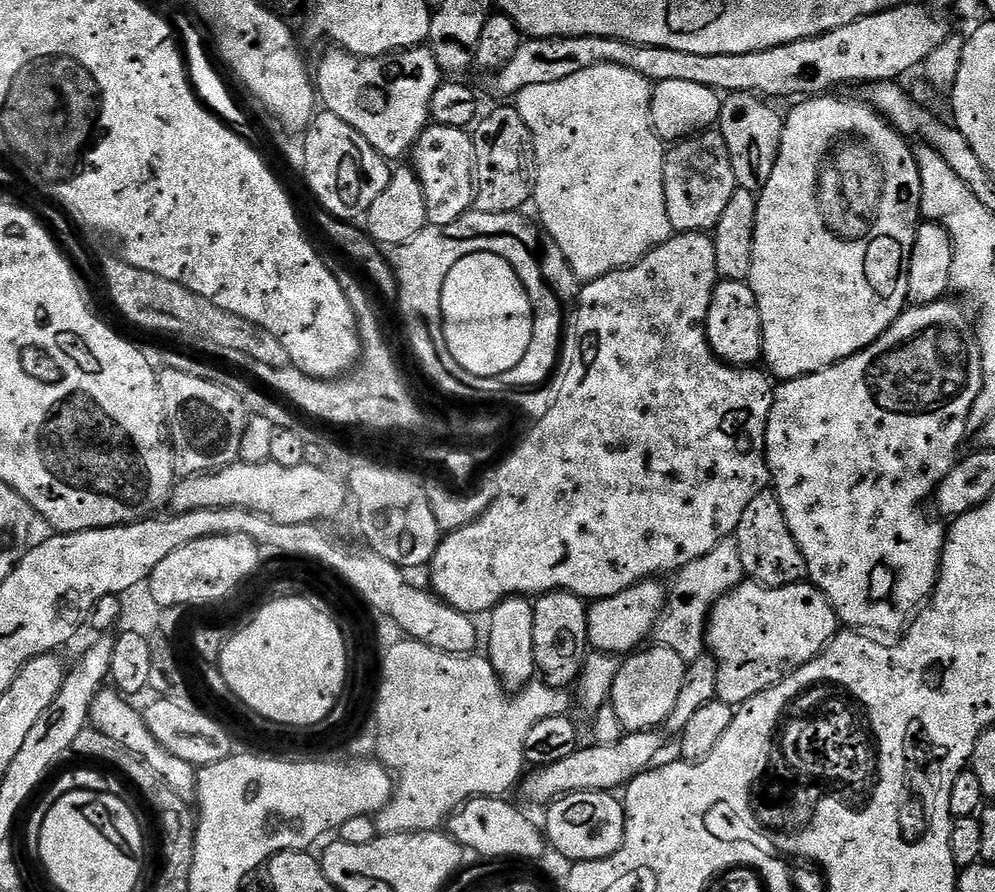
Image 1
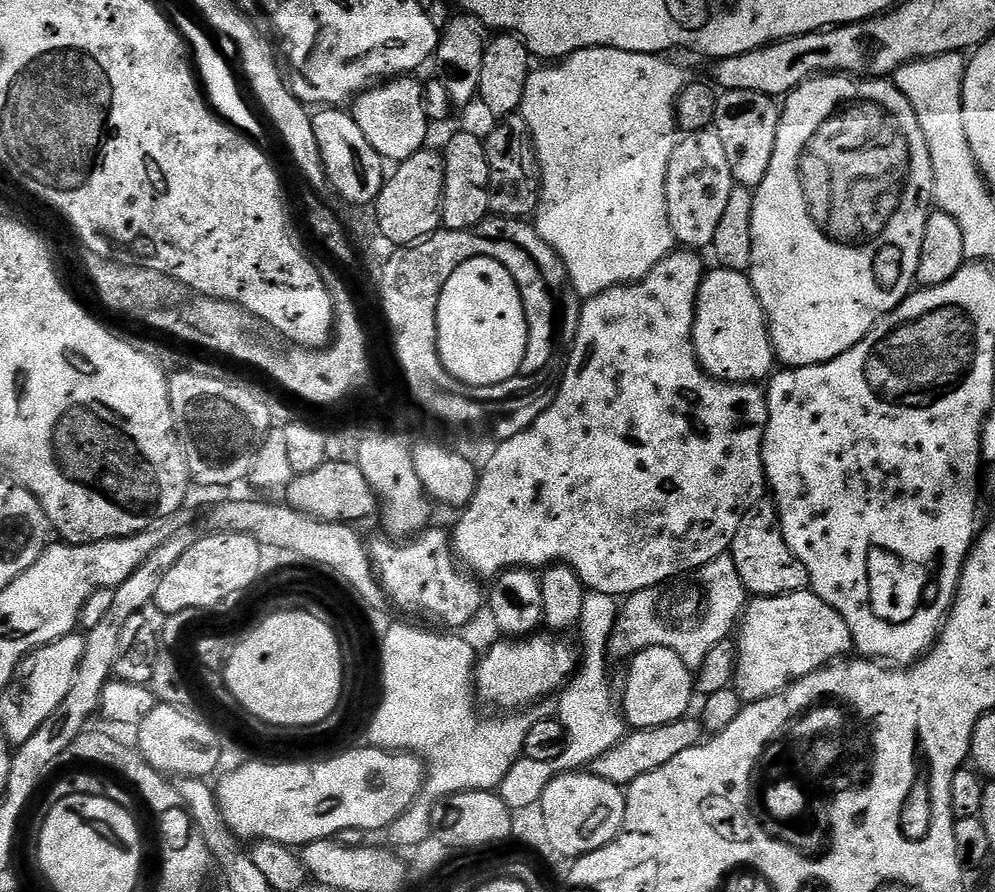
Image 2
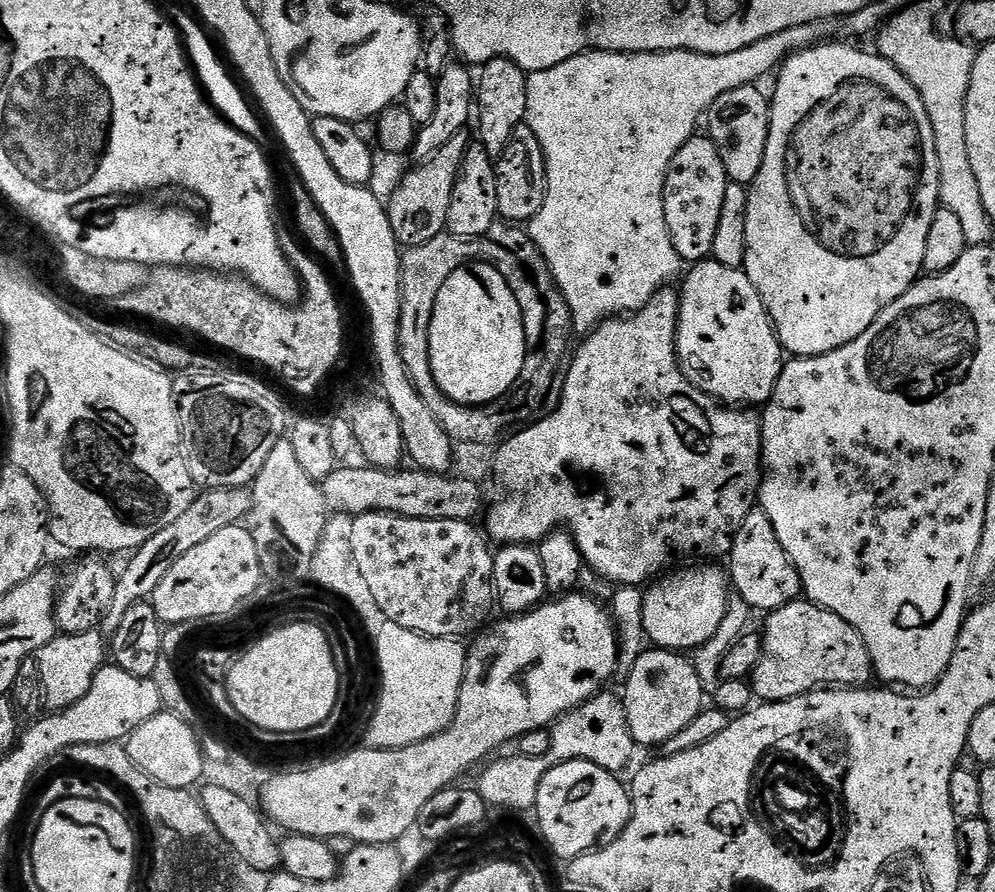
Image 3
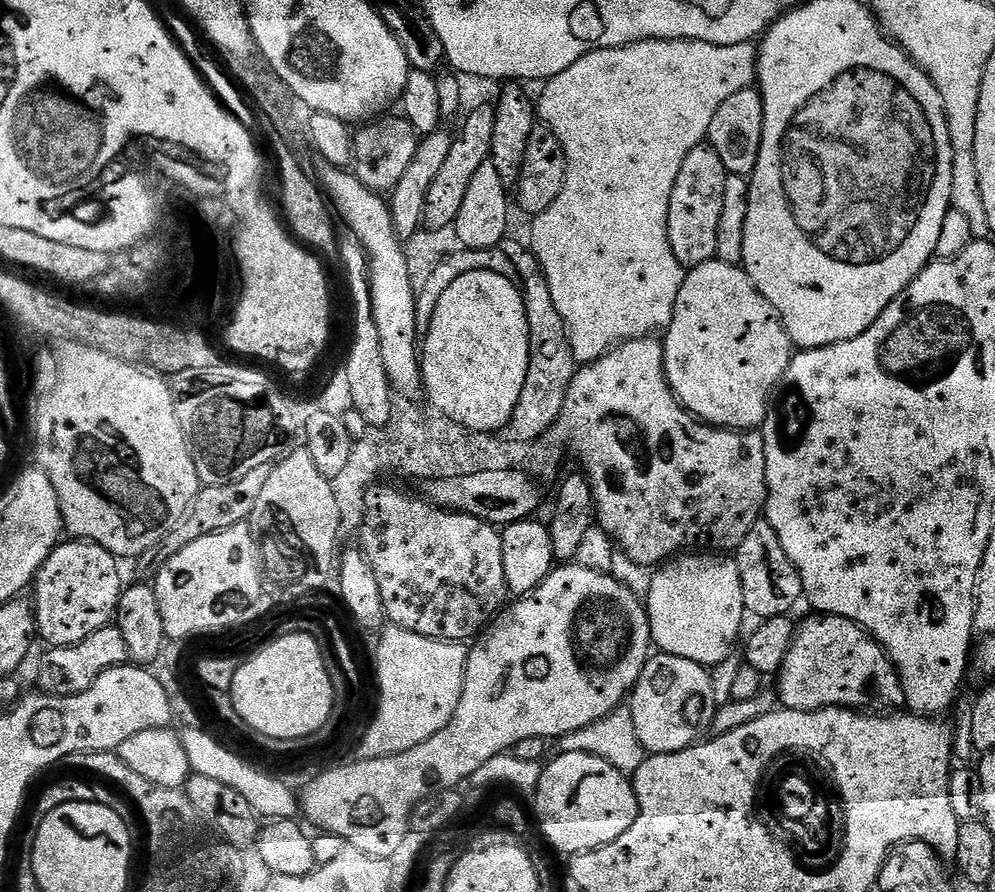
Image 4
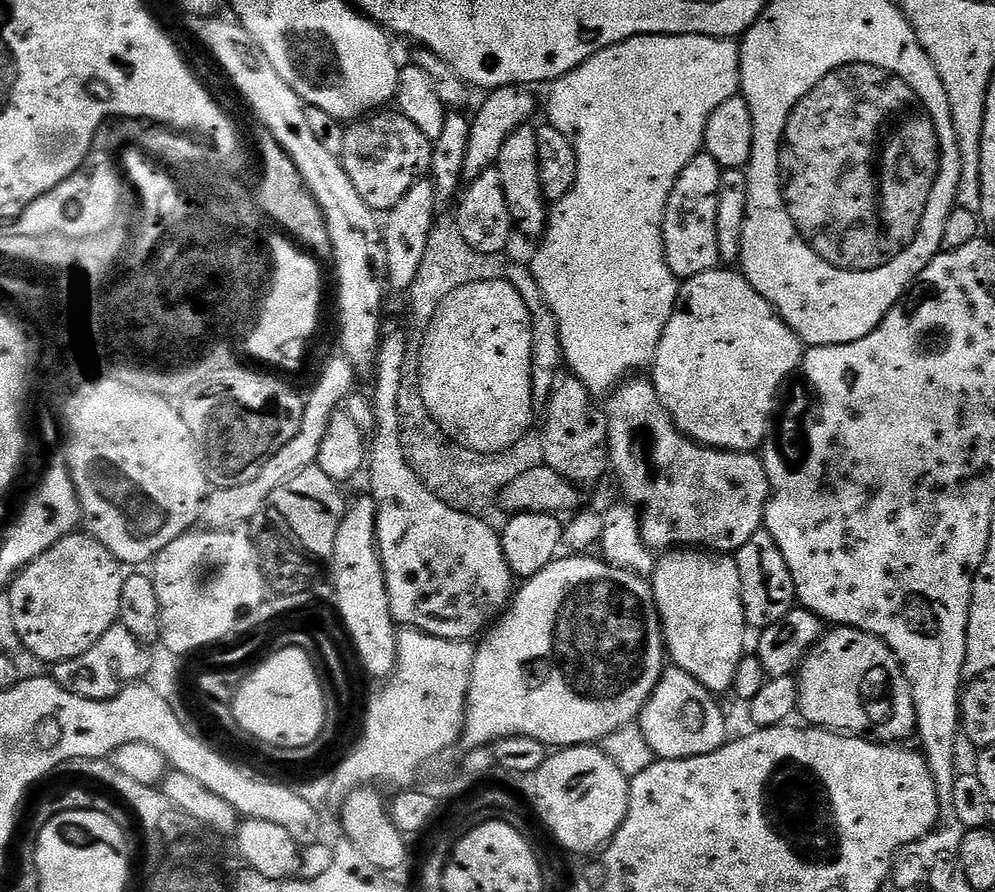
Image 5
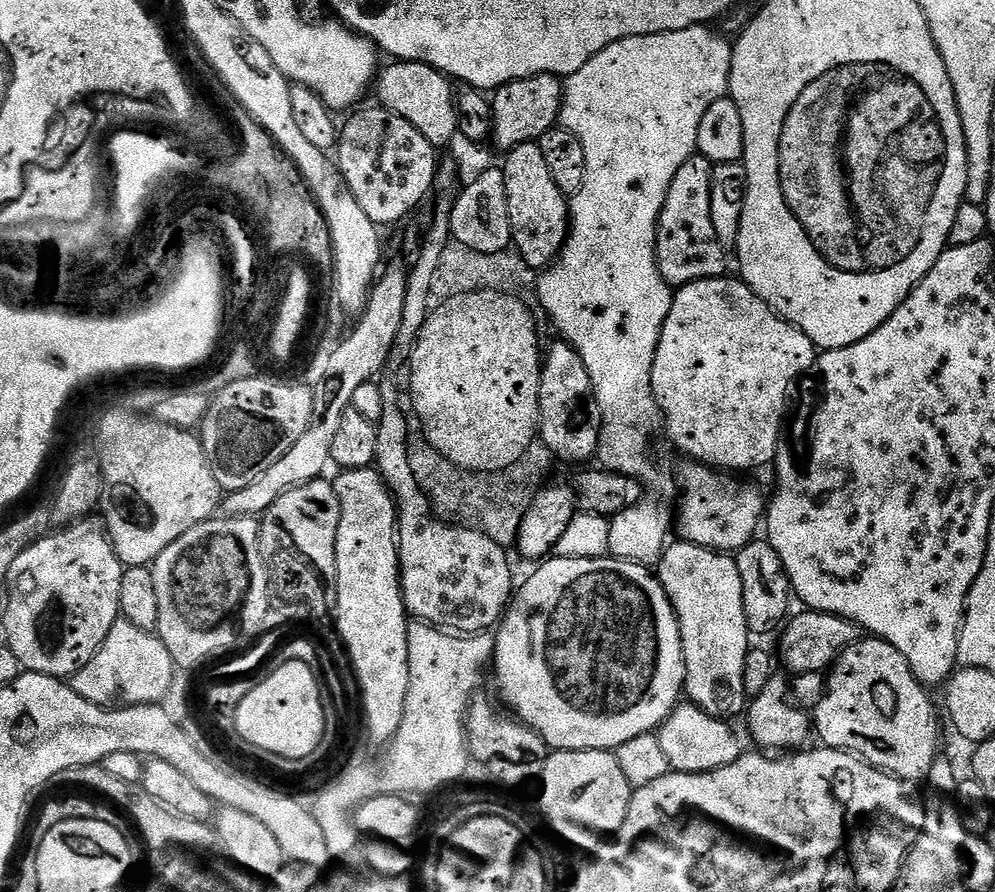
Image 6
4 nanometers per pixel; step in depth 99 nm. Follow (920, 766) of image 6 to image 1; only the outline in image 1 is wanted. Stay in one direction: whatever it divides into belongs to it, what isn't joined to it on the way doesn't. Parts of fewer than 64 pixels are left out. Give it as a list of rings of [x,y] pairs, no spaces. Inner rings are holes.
[[[755,582],[740,584],[725,594],[708,616],[706,648],[716,659],[716,699],[733,706],[746,703],[750,698],[785,680],[794,670],[806,666],[806,662],[813,660],[836,637],[837,631],[838,617],[832,609],[832,603],[811,582],[777,588],[767,588]]]

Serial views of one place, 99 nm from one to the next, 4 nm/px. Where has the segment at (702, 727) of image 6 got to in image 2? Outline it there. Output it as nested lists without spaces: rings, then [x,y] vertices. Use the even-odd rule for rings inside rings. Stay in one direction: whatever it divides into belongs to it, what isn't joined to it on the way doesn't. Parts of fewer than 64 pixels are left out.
[[[662,646],[644,648],[635,653],[627,665],[626,694],[622,697],[622,712],[633,729],[653,728],[666,722],[683,720],[689,715],[694,693],[694,672],[674,654]]]

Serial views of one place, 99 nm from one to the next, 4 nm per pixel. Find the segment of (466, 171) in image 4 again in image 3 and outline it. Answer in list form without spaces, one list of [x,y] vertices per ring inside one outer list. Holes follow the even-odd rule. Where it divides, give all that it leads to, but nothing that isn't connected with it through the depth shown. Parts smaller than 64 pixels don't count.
[[[467,131],[454,134],[454,138],[450,138],[450,142],[446,142],[446,146],[442,146],[434,158],[413,167],[413,172],[406,173],[404,181],[393,190],[392,197],[387,197],[386,207],[394,238],[405,249],[422,246],[446,232],[456,180],[470,147],[468,135]]]

